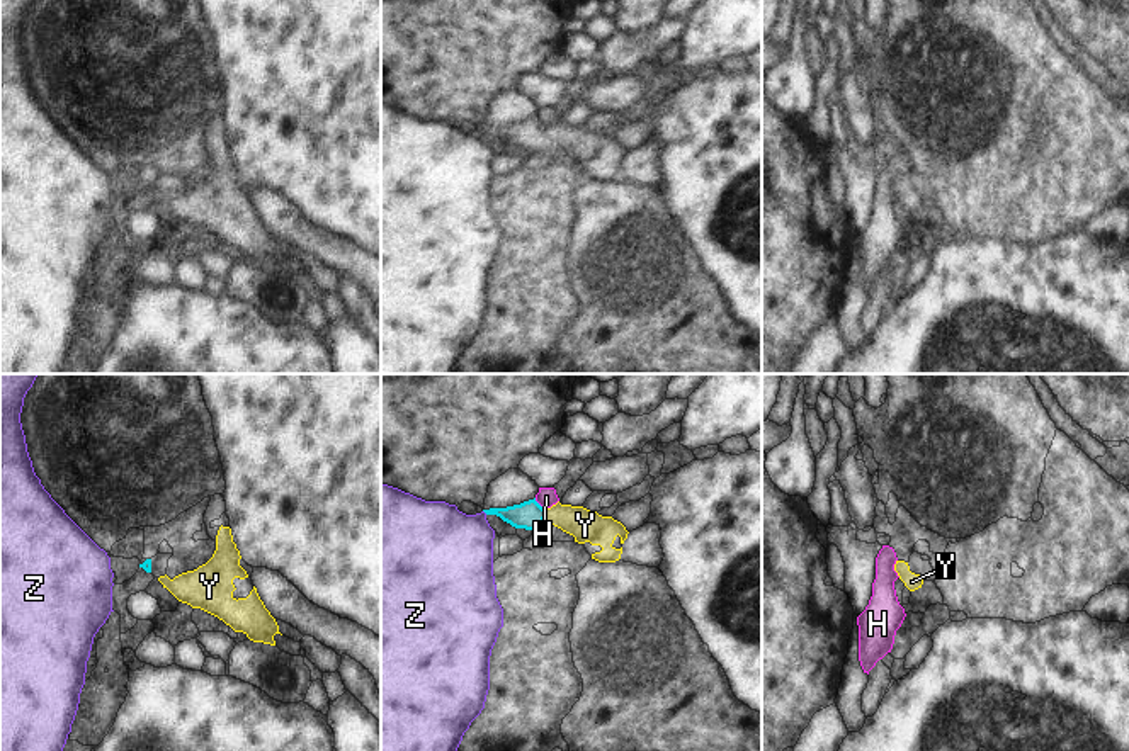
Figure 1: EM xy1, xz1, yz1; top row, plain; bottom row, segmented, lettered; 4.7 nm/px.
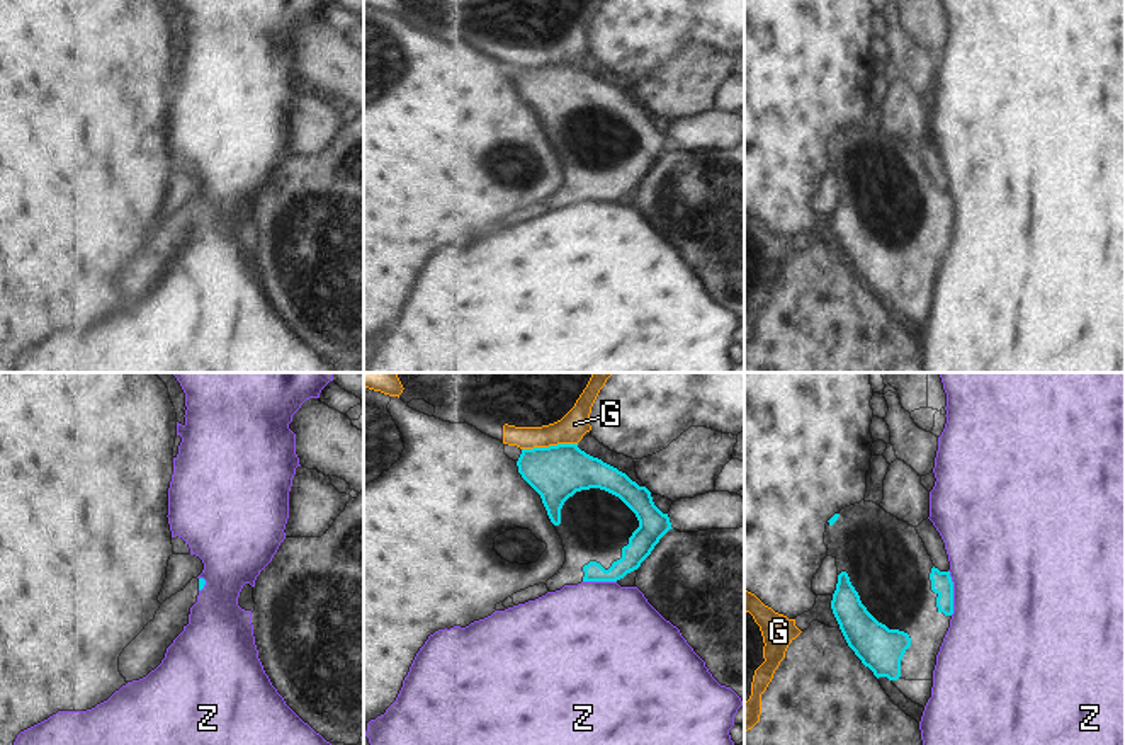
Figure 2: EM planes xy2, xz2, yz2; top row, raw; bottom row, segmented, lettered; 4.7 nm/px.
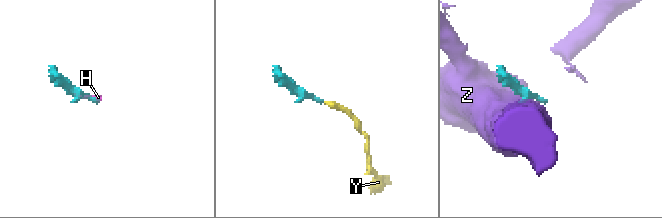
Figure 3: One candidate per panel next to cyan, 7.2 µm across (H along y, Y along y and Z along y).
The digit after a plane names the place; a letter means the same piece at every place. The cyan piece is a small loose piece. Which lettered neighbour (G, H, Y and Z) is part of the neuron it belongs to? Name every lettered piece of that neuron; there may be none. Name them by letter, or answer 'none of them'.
Y

